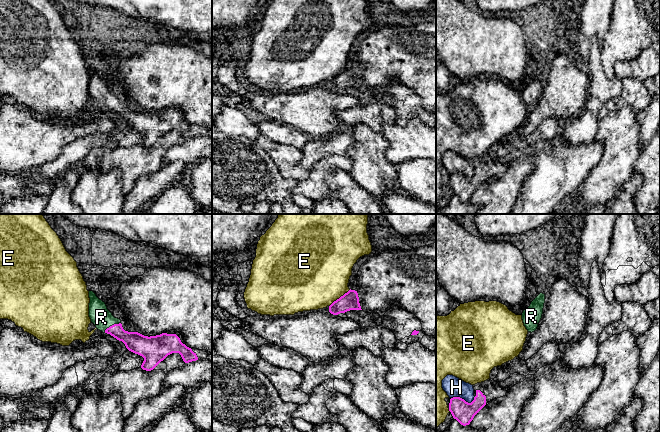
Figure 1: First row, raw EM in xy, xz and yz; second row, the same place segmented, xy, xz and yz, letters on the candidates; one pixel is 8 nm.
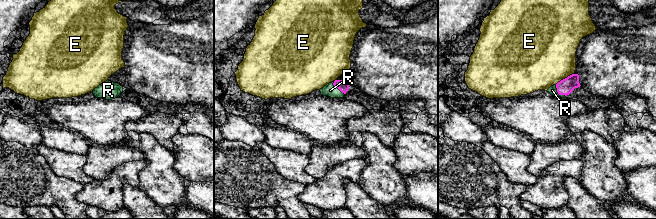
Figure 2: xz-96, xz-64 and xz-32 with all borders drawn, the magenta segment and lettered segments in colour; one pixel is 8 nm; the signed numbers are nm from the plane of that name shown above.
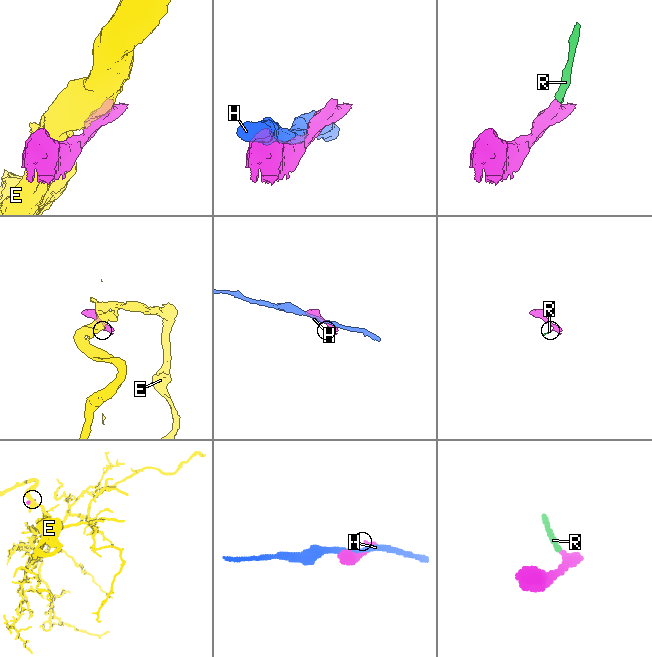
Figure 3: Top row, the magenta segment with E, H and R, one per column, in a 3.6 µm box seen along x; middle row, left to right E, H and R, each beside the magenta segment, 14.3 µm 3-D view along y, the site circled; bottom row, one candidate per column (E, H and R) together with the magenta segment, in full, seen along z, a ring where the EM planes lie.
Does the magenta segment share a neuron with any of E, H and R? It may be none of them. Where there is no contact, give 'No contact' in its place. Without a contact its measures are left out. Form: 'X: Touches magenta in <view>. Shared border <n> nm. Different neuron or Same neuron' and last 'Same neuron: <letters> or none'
E: Touches magenta in xz. Shared border 220 nm. Different neuron
H: Touches magenta in yz. Shared border 200 nm. Different neuron
R: Touches magenta in xy. Shared border 160 nm. Same neuron
Same neuron: R

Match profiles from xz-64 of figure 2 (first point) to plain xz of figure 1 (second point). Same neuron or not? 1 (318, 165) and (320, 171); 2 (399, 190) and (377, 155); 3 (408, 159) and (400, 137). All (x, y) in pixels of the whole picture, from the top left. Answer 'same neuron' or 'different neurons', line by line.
1: different neurons
2: same neuron
3: same neuron

